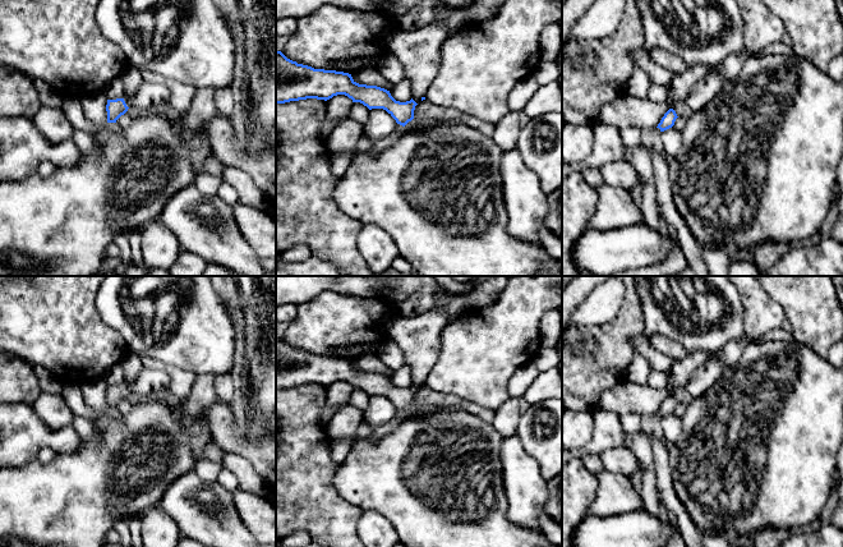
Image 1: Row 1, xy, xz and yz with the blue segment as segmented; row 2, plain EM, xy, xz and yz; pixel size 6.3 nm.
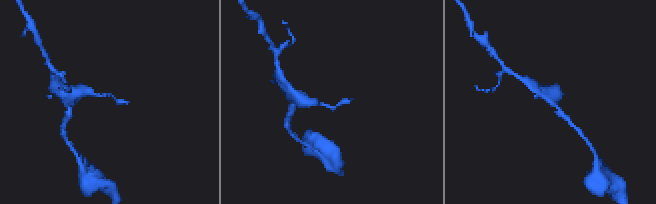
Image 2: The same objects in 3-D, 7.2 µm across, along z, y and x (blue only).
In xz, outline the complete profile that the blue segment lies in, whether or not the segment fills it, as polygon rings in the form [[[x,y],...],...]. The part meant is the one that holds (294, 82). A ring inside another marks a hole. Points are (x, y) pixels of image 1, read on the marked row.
[[[276,50],[276,105],[307,98],[327,101],[337,95],[345,95],[369,110],[383,109],[397,124],[413,130],[441,121],[433,118],[415,119],[414,110],[418,104],[413,98],[406,102],[396,101],[390,91],[359,84],[349,73],[298,64]]]

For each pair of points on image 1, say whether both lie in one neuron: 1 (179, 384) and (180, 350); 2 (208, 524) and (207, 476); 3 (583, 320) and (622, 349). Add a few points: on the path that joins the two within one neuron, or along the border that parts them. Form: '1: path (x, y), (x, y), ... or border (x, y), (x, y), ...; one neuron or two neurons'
1: border (151, 357), (196, 375); two neurons
2: border (193, 470), (203, 481), (216, 482); two neurons
3: border (618, 313), (609, 321), (584, 326), (579, 330); two neurons

